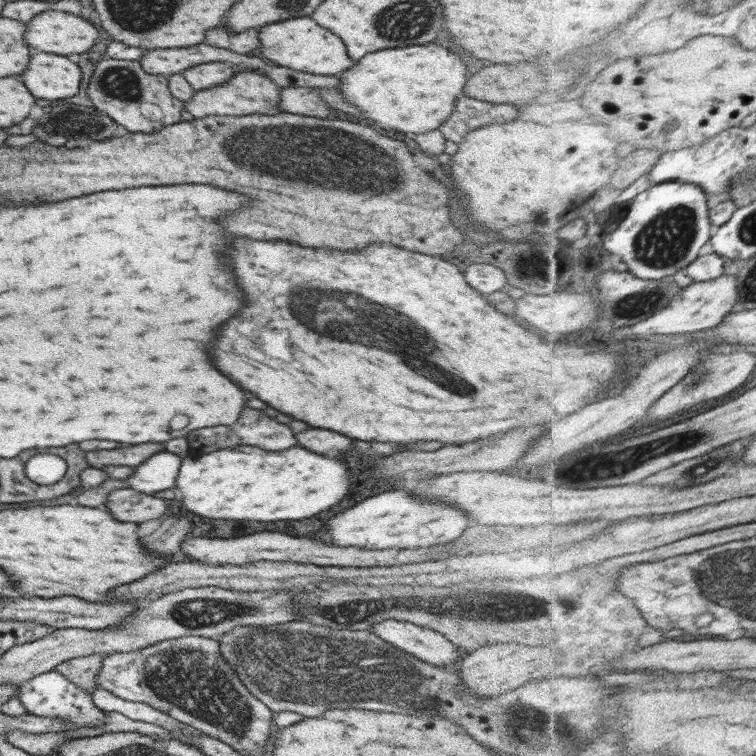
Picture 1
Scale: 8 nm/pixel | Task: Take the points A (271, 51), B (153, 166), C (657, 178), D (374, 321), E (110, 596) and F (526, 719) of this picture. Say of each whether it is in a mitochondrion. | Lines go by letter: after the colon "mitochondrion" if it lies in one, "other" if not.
A: other
B: other
C: other
D: mitochondrion
E: other
F: mitochondrion

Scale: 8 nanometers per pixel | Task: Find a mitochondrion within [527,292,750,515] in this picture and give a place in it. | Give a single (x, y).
(712, 465)

